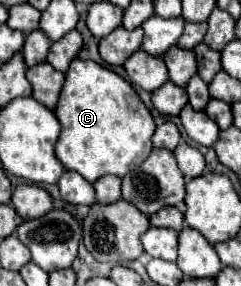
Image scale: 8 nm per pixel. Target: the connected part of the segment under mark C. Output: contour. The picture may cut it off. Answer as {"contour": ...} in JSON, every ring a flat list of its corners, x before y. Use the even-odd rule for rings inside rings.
{"contour":[[72,60,54,112,62,124,54,152,66,170,82,174,88,182,96,182,106,174,122,178,140,166,152,150,156,126,150,110,130,82,92,60]]}

